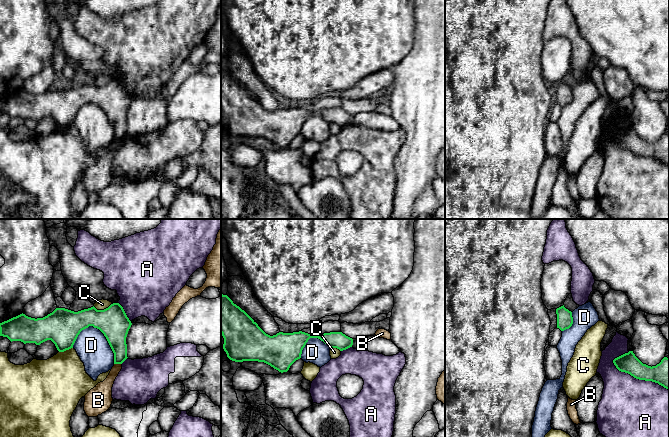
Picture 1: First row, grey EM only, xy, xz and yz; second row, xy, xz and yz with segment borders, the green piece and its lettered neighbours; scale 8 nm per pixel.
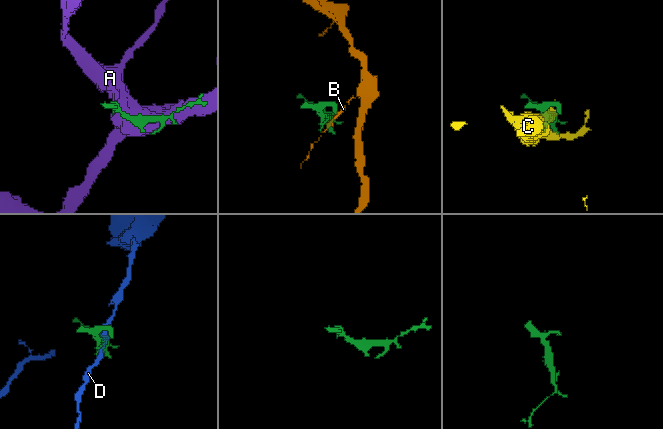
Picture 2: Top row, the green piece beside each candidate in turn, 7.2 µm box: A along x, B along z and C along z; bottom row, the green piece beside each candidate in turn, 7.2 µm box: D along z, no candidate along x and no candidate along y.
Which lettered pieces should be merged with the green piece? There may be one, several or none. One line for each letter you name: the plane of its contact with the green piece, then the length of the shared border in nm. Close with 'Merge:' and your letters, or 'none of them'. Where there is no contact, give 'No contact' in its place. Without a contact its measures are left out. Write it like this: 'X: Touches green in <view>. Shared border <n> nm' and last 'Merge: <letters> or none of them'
Merge: none of them

